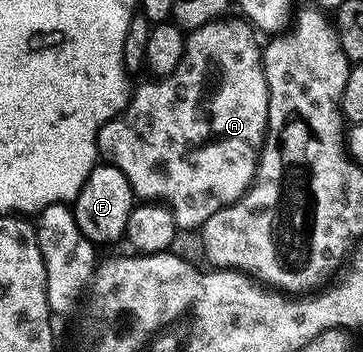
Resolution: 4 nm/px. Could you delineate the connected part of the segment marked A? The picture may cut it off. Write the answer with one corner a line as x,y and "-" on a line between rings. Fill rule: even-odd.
220,19
205,23
199,29
190,30
187,33
187,50
181,59
178,69
168,77
150,79
139,90
130,94
127,107
119,116
115,117
99,132
99,152
110,164
115,165
129,179
129,187
135,193
136,198
146,199
151,203
164,203
175,216
176,226
180,230
198,230
209,219
209,215
217,215
225,207
229,207
238,201
251,187
255,180
255,169
259,166
259,150
263,148
263,138
267,132
267,112
269,111
269,95
265,83
265,71
263,70
263,55
261,41
258,41
256,30
246,20
231,21
232,19

